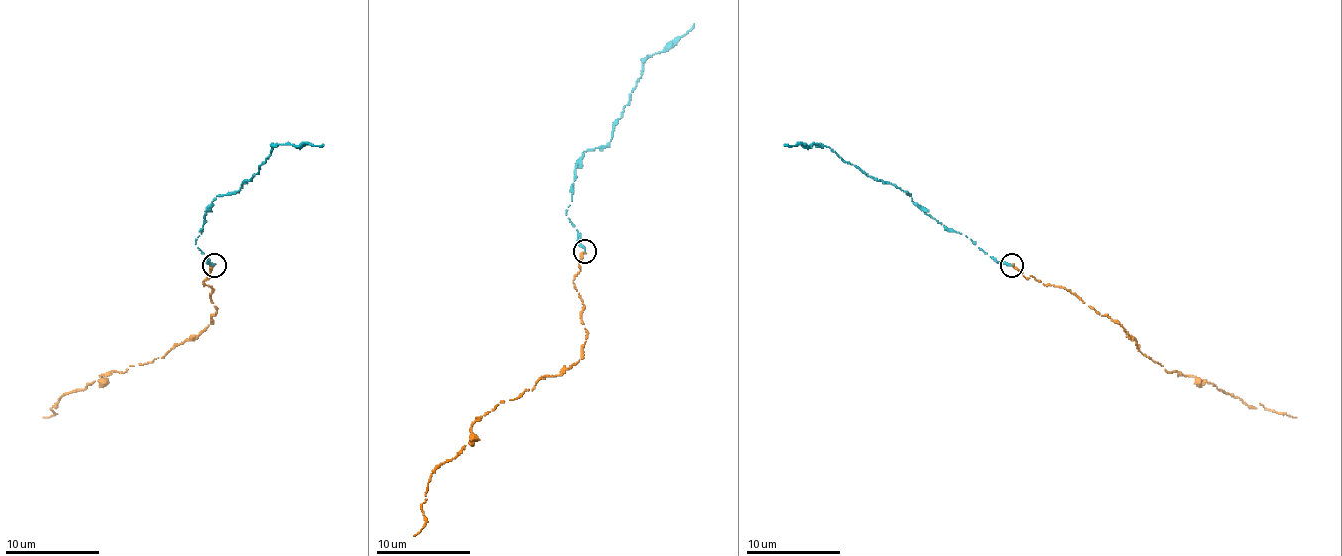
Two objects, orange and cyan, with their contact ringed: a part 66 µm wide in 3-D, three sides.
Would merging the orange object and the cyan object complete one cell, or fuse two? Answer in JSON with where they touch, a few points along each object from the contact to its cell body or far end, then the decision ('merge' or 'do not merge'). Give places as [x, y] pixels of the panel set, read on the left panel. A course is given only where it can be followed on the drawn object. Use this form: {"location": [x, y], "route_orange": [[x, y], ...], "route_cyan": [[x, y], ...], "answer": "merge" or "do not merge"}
{"location": [214, 265], "route_orange": [[213, 264], [202, 283], [213, 290], [211, 323], [162, 358], [106, 372], [42, 417]], "route_cyan": [[213, 264], [195, 243], [211, 203], [218, 196], [239, 189], [253, 175], [272, 145], [324, 145]], "answer": "merge"}

